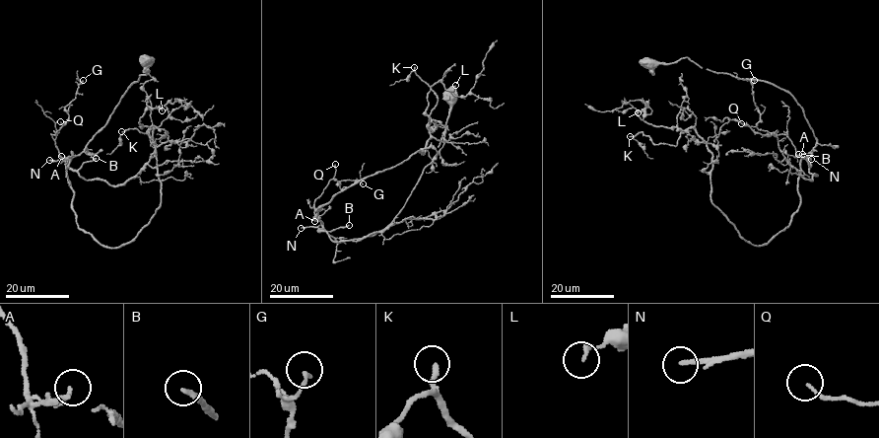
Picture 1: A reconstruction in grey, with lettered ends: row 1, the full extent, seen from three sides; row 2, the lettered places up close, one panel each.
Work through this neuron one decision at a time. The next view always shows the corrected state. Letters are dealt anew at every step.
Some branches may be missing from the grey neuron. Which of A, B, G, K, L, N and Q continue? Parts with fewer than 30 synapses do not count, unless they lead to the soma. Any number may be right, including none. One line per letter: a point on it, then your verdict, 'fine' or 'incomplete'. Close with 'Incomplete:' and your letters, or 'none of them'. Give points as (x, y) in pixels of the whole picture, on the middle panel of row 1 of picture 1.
A: place (314, 221); fine
B: place (349, 225); incomplete
G: place (363, 183); fine
K: place (414, 67); incomplete
L: place (455, 85); fine
N: place (301, 228); incomplete
Q: place (335, 164); fine
Incomplete: B, K, N

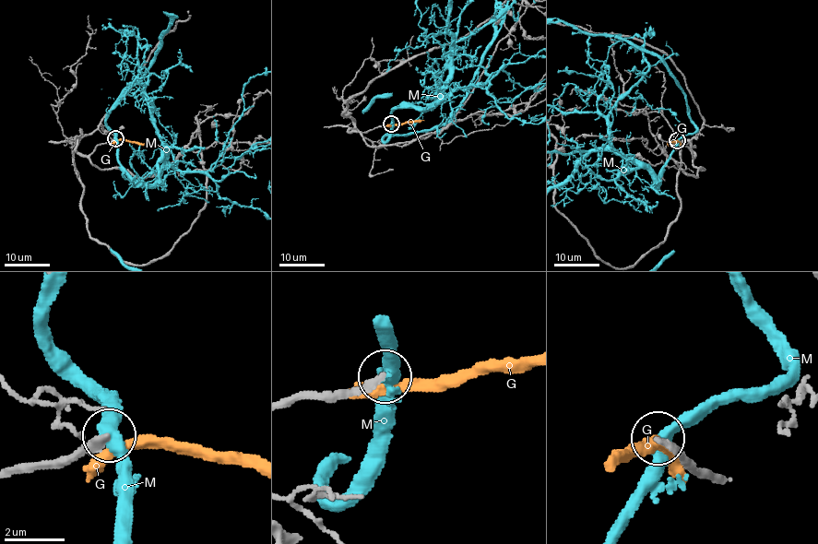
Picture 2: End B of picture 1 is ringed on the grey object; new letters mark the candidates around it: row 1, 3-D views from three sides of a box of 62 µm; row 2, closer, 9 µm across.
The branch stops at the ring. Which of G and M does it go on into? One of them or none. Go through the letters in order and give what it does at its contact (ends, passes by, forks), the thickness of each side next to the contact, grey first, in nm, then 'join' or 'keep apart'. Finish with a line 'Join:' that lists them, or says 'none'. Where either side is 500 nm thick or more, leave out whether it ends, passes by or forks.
G: calibres 340 and 500 nm; keep apart
M: it passes by; calibres 300 and 400 nm; keep apart
Join: none

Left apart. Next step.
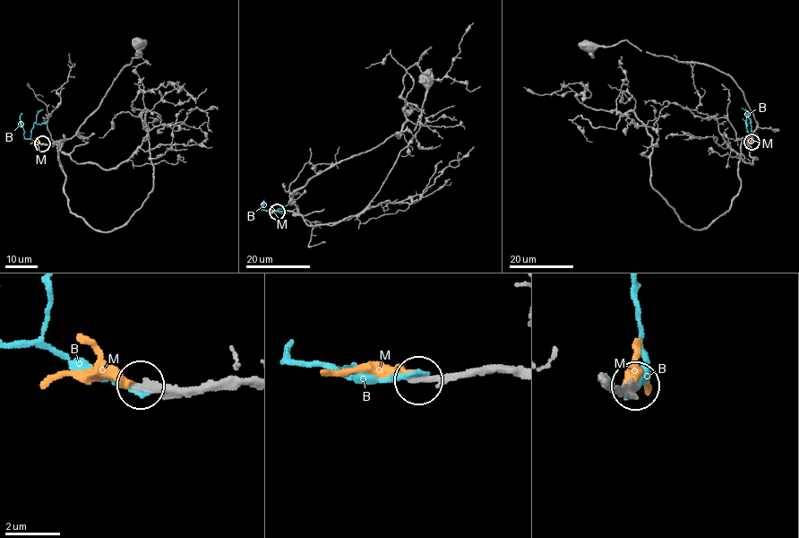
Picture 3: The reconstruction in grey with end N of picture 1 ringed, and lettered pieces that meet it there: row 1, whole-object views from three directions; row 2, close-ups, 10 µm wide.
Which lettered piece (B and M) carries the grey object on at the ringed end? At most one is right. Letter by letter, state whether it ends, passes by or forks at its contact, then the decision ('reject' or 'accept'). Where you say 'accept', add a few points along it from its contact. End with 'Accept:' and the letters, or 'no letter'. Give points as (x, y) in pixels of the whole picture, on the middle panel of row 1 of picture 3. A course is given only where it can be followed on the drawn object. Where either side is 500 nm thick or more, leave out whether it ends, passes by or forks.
B: it ends there; reject
M: it ends there; reject
Accept: no letter

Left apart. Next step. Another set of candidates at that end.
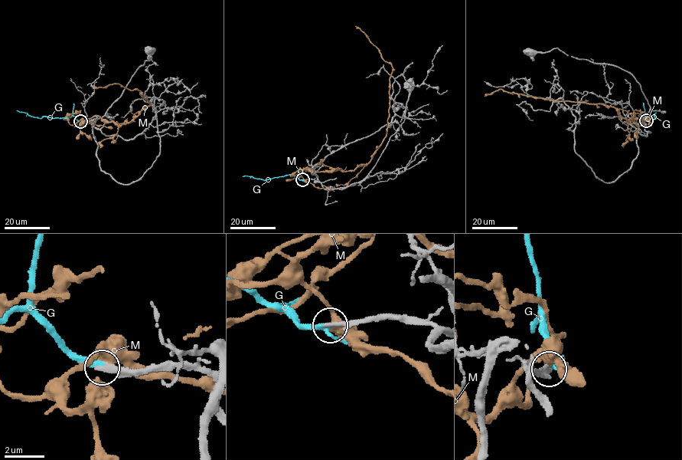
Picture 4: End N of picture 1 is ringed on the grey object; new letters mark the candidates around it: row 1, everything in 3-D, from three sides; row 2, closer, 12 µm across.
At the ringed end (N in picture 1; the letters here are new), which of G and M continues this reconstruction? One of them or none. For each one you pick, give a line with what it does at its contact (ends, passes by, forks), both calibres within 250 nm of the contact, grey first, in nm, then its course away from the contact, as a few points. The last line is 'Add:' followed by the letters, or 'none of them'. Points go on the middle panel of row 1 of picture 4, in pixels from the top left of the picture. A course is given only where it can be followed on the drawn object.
G: It passes by. Thickness 300 nm (grey) against 240 nm. Its course: (302, 179), (291, 175), (263, 180), (242, 176)
Add: G

